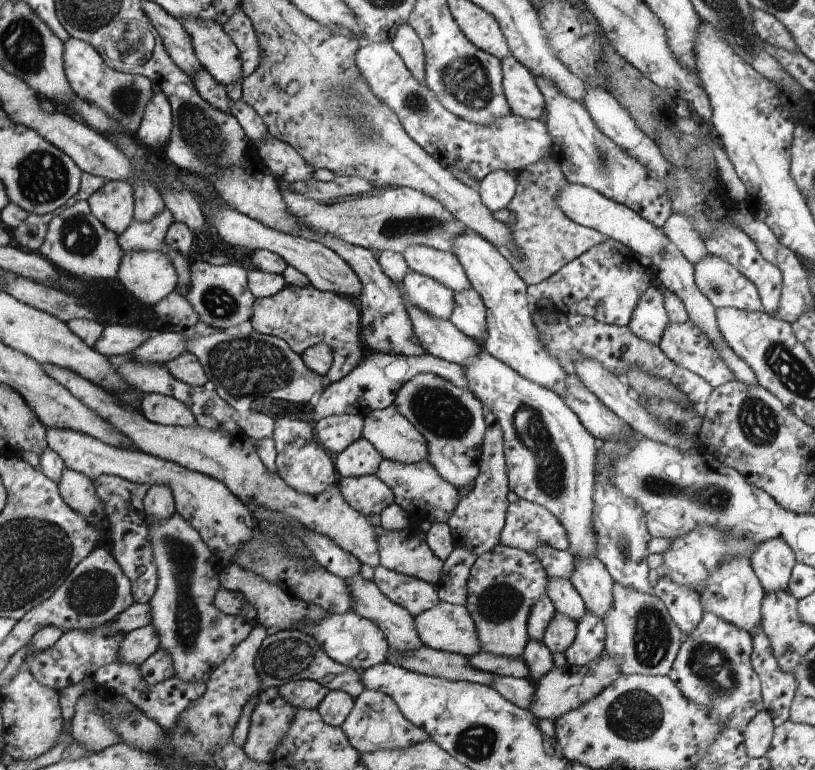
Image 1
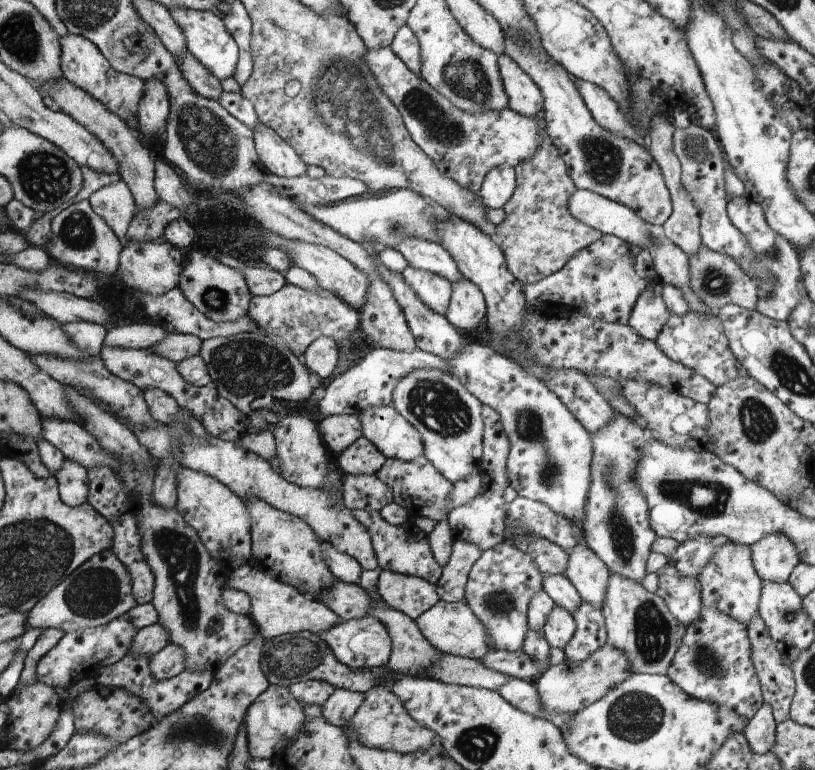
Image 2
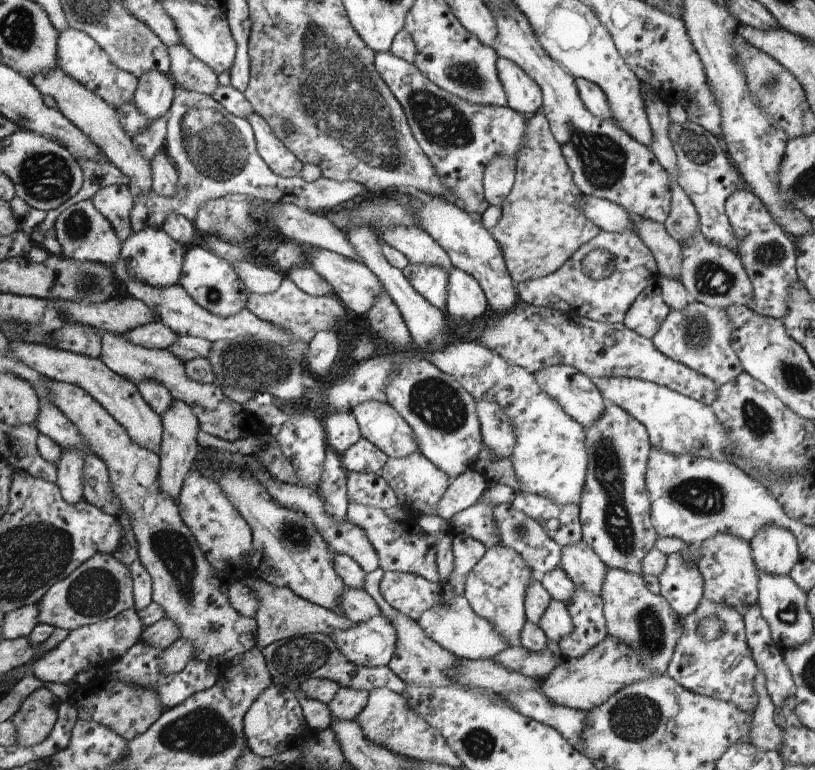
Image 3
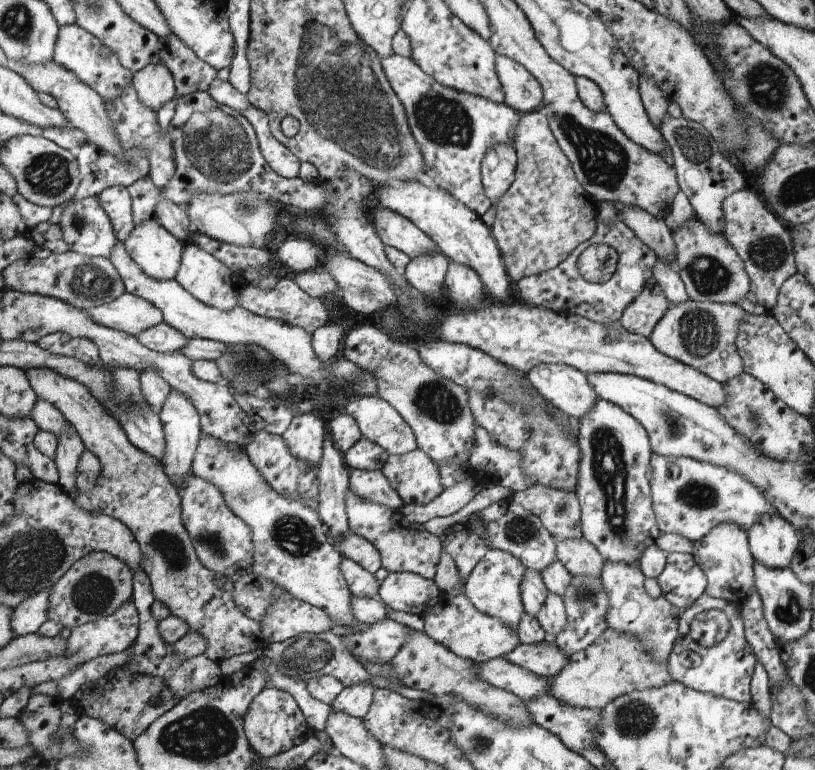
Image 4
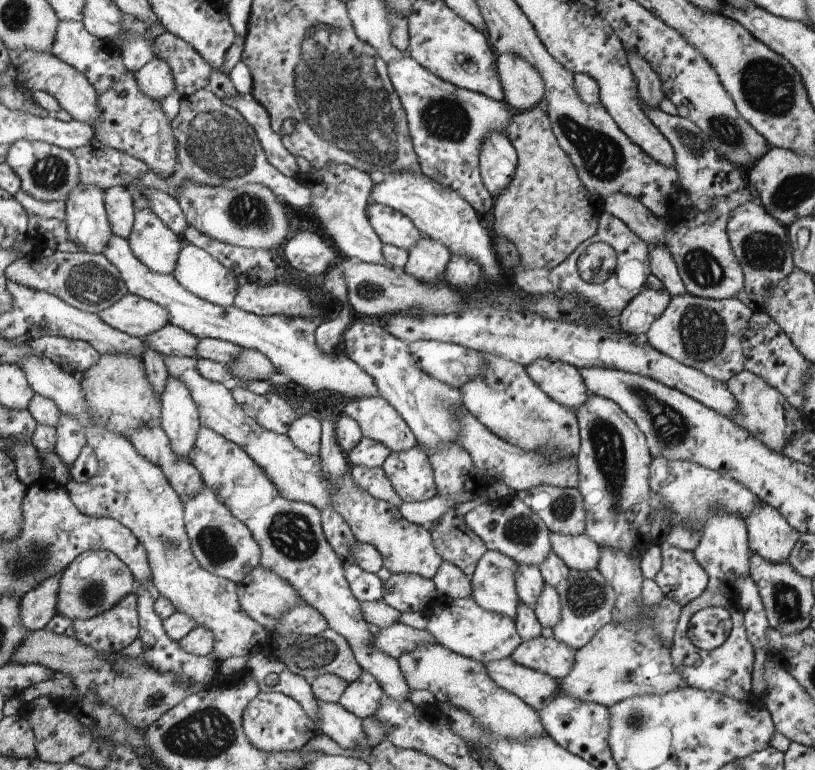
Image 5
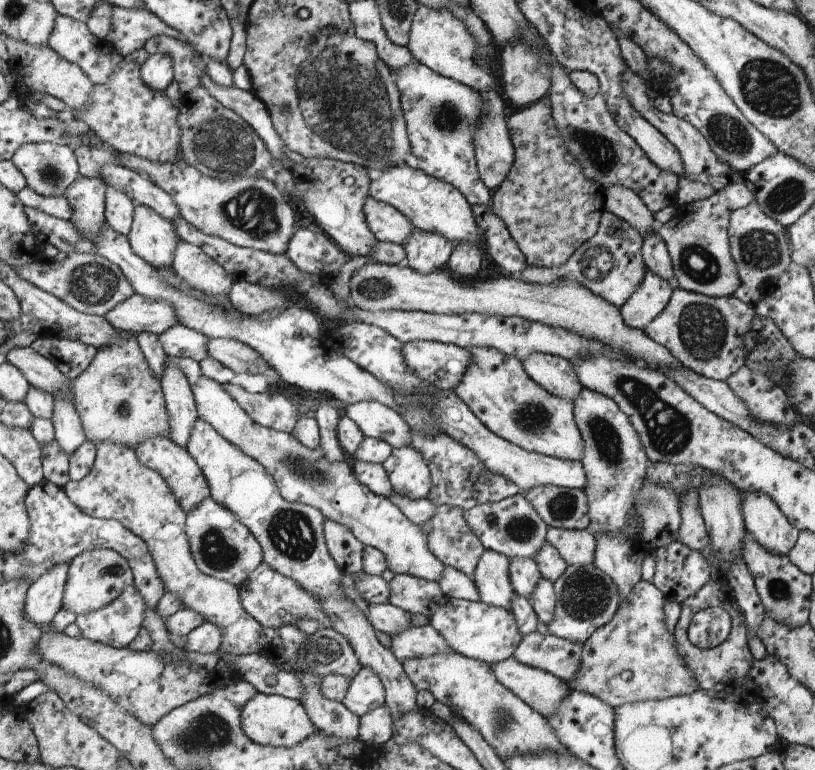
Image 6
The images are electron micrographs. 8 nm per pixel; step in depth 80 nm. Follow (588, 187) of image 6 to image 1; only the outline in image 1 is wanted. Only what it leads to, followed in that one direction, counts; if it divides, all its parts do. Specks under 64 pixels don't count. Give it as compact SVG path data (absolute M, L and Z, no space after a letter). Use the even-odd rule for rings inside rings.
M553 152L547 159L518 173L518 191L515 193L515 199L508 204L510 212L516 214L516 222L510 226L515 234L516 244L520 246L518 256L512 259L515 260L516 272L520 272L520 276L529 286L551 278L563 267L567 267L572 260L584 255L606 239L598 230L583 227L572 221L560 209L559 193L564 191L564 184L568 182Z

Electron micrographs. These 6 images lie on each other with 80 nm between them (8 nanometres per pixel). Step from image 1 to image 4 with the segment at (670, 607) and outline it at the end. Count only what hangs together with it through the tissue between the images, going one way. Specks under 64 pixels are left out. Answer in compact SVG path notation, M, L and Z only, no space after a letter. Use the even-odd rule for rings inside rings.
M666 553L664 570L657 576L662 595L674 606L684 611L695 603L695 600L705 592L708 586L704 571L696 564L693 553Z

